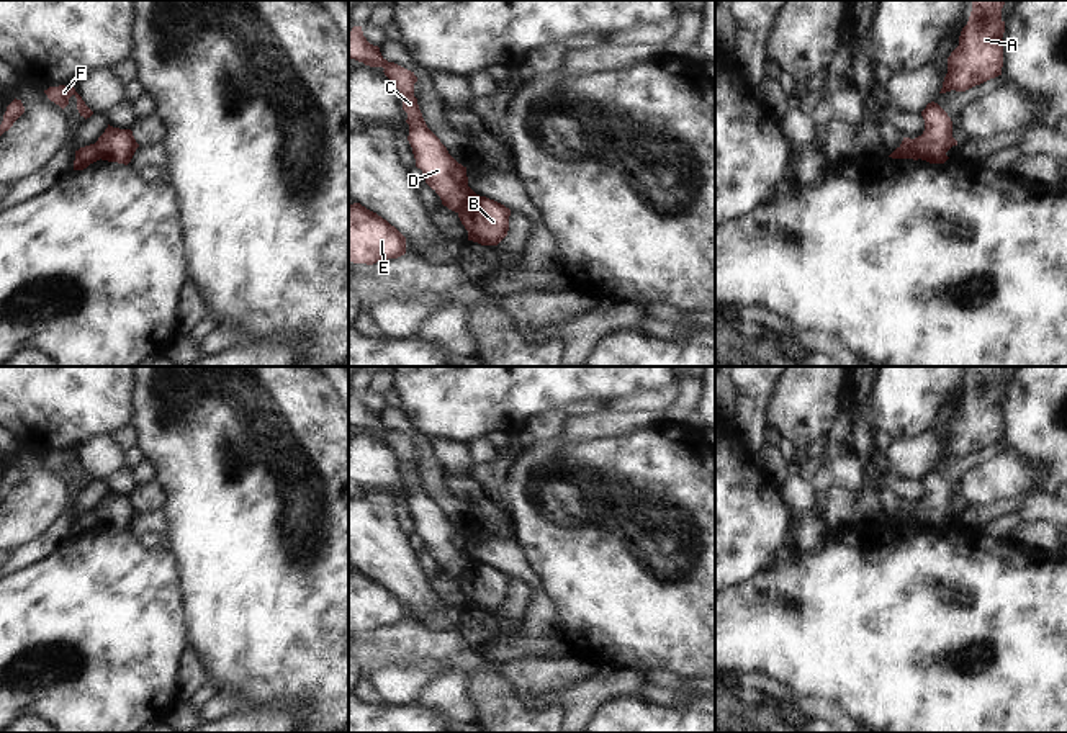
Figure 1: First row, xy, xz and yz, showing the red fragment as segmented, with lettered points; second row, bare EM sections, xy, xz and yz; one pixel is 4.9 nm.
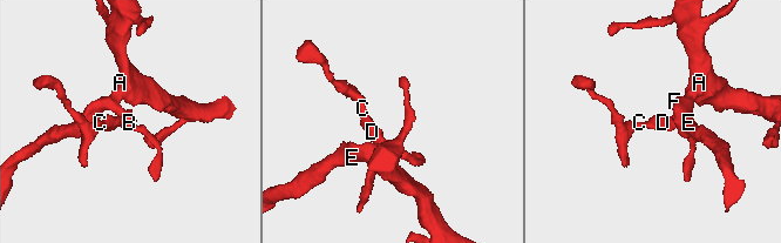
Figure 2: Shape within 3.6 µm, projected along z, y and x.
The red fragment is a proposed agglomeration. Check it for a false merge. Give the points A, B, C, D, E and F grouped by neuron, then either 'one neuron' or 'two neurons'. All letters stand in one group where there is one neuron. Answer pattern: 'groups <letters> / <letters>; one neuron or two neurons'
groups A B E F / C D; two neurons

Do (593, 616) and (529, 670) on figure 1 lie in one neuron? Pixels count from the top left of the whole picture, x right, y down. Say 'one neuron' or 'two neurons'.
two neurons

